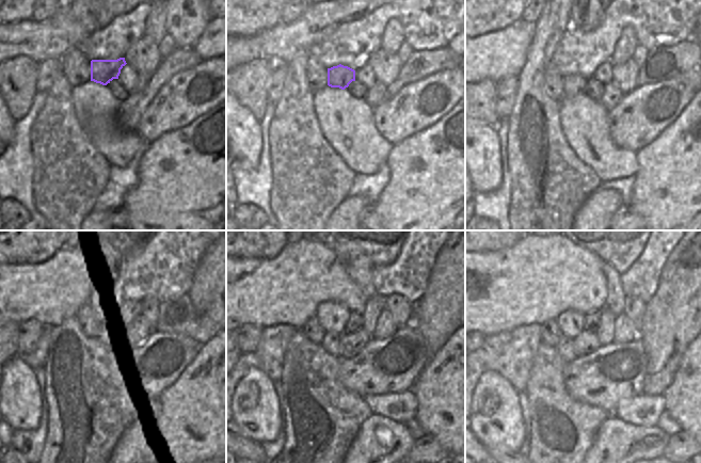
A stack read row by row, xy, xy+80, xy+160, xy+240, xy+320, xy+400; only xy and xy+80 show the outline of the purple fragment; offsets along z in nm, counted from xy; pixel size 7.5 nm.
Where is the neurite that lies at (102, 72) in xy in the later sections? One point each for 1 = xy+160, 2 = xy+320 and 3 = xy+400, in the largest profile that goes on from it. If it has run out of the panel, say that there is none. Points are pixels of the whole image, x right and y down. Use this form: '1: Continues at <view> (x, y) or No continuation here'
1: Continues at xy+160 (574, 84)
2: Continues at xy+320 (313, 330)
3: Continues at xy+400 (551, 334).

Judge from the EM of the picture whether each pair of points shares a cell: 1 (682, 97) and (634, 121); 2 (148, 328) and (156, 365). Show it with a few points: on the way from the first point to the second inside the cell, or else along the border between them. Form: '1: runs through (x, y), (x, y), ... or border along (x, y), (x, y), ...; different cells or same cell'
1: runs through (670, 97), (646, 111); same cell
2: border along (156, 330), (138, 339); different cells

